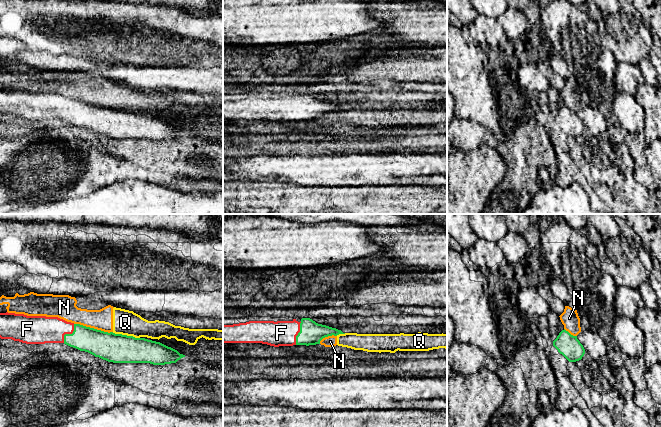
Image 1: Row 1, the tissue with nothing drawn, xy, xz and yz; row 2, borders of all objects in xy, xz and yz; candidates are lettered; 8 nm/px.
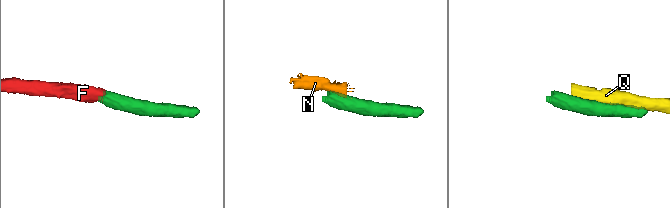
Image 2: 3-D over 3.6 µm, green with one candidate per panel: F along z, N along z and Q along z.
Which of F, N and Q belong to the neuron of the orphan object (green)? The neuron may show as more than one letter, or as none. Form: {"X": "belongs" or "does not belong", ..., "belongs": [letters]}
{"F": "belongs", "N": "does not belong", "Q": "does not belong", "belongs": ["F"]}

